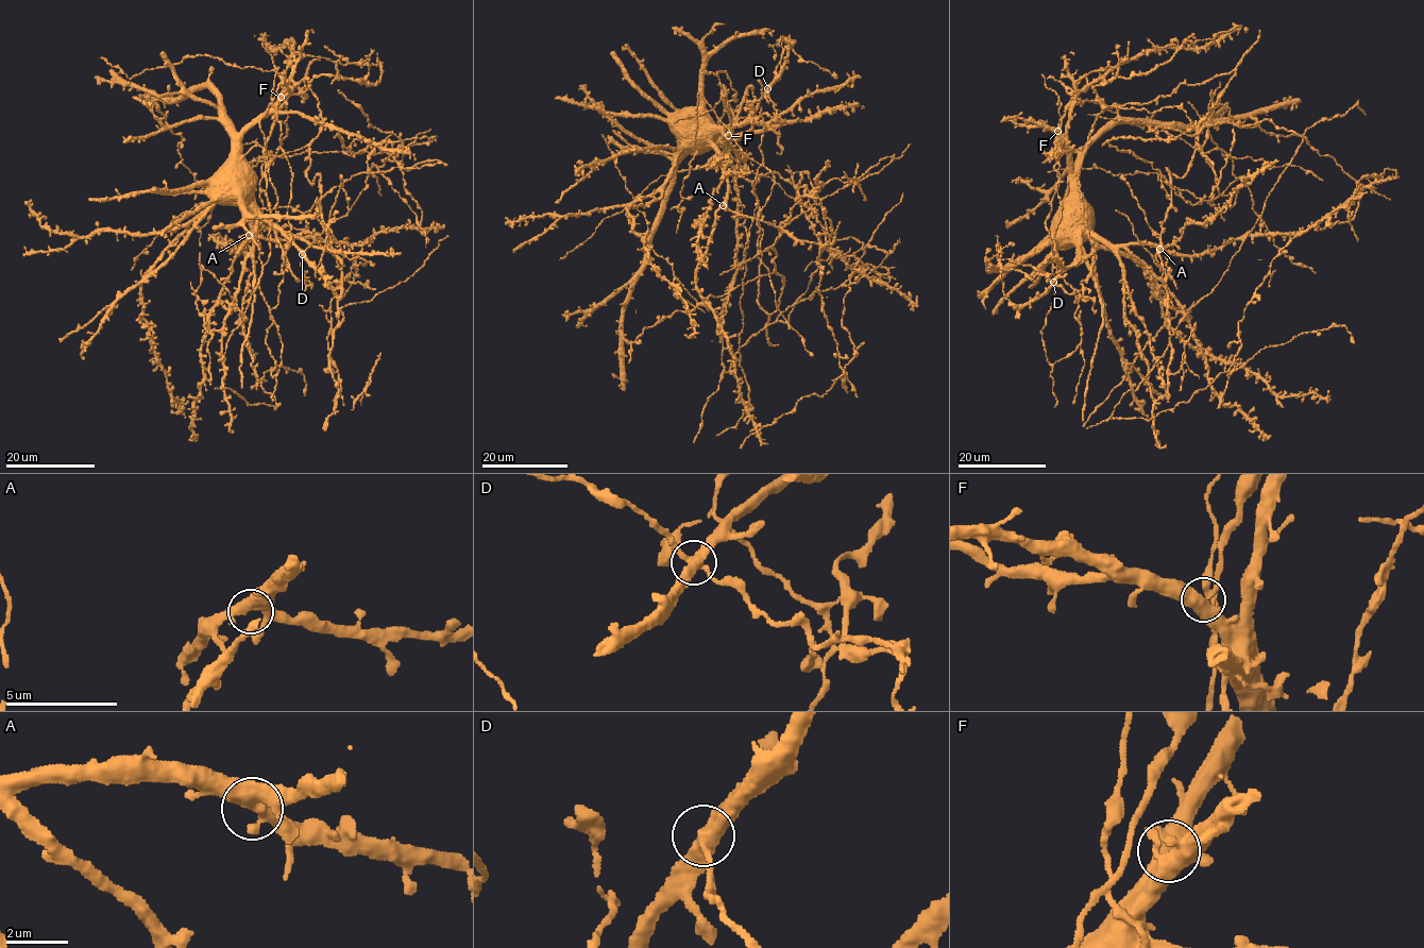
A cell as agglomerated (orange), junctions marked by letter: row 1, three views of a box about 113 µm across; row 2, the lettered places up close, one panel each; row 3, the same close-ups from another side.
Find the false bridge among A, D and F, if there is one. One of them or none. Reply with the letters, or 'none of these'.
D

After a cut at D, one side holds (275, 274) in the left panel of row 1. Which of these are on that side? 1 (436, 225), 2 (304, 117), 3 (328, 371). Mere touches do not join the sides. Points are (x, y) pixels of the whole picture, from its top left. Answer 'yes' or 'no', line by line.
1: yes
2: yes
3: no

